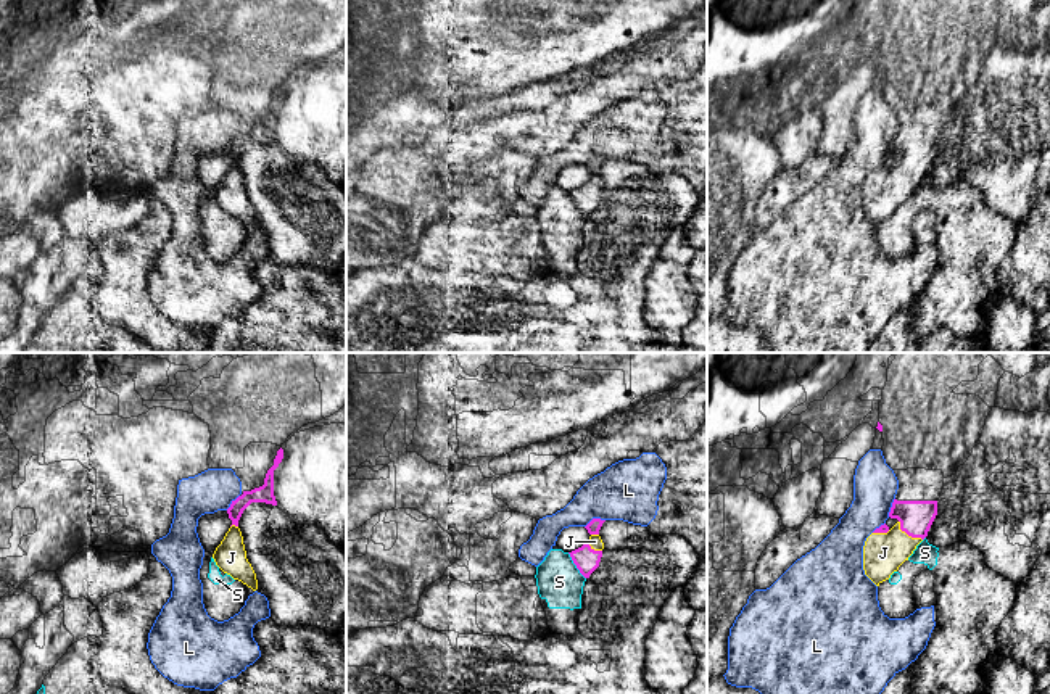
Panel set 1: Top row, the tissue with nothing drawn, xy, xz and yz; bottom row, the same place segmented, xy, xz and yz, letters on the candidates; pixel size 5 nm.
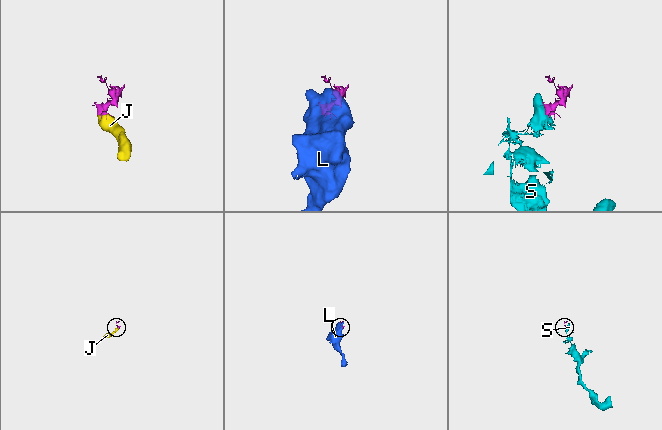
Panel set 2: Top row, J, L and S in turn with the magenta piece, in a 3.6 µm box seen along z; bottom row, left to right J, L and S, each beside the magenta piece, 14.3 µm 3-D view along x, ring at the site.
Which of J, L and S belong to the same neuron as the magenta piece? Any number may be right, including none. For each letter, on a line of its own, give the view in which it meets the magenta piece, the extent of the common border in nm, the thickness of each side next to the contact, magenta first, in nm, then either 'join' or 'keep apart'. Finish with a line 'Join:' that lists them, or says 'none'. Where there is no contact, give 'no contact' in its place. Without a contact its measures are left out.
J: yz | 160 nm | 170/200 nm | join
L: xz | 110 nm | 70/300 nm | keep apart
S: xz | 160 nm | 120/220 nm | keep apart
Join: J

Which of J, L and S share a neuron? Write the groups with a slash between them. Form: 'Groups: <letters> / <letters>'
Groups: J / L / S

